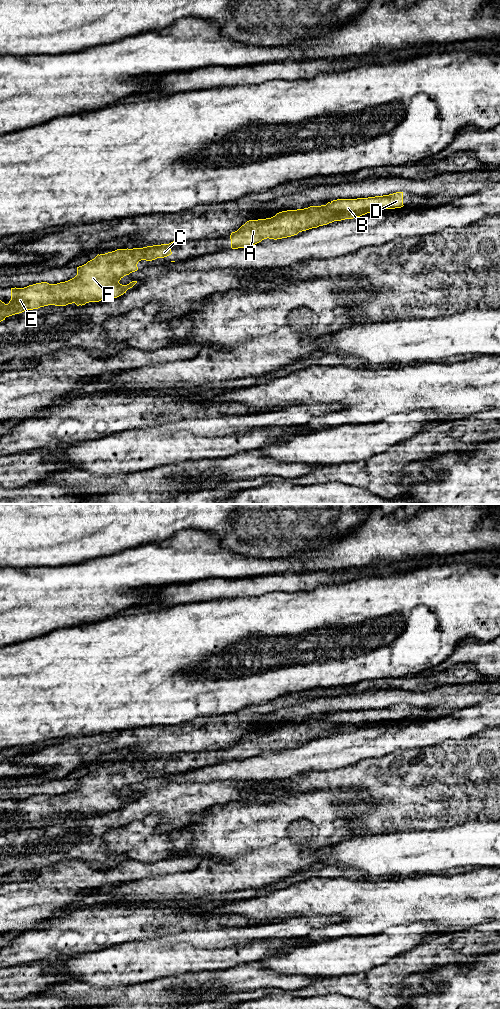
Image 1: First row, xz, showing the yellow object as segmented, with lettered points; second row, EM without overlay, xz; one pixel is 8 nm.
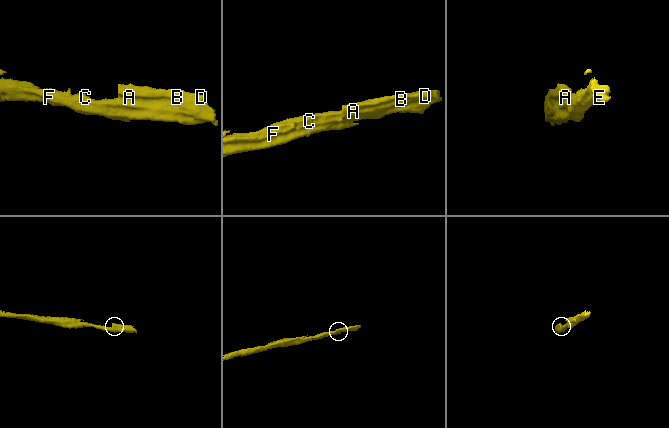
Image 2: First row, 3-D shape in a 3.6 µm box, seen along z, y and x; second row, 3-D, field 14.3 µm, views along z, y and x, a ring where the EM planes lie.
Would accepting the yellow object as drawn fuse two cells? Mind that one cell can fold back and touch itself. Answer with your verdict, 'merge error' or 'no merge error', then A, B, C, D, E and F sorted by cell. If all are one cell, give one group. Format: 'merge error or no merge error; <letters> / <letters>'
no merge error; A B C D E F

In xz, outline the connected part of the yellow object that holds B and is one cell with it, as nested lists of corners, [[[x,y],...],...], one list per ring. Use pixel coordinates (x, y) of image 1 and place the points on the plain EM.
[[[396,704],[368,710],[337,711],[326,717],[282,723],[271,730],[247,733],[231,745],[231,760],[252,758],[267,750],[287,750],[334,733],[353,731],[376,722],[403,718],[403,704]]]

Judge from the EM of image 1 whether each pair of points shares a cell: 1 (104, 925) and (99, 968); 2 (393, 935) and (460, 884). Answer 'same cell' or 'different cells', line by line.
1: different cells
2: different cells

